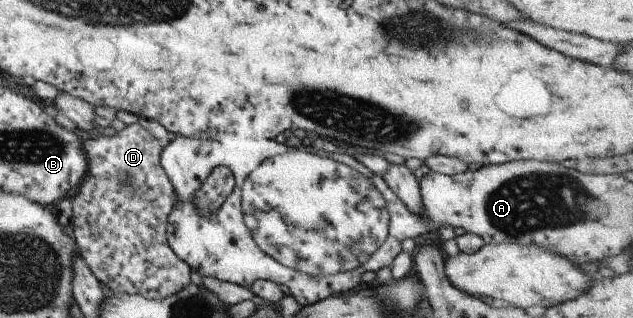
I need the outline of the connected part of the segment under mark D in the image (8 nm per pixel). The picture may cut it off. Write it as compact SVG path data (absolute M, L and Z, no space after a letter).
M132 123L125 125L121 130L117 131L112 136L108 137L91 137L84 135L81 138L80 145L86 158L86 171L82 181L78 184L76 194L71 198L71 220L69 229L74 236L74 244L78 248L79 255L83 259L83 262L88 266L91 274L102 284L103 288L109 293L113 294L130 294L139 295L146 299L161 300L175 294L183 287L191 284L189 281L190 268L180 259L175 256L175 253L169 248L166 241L166 220L170 210L174 206L176 200L176 194L174 188L166 177L165 171L160 163L160 152L162 147L155 137L151 136L143 127L138 123Z

